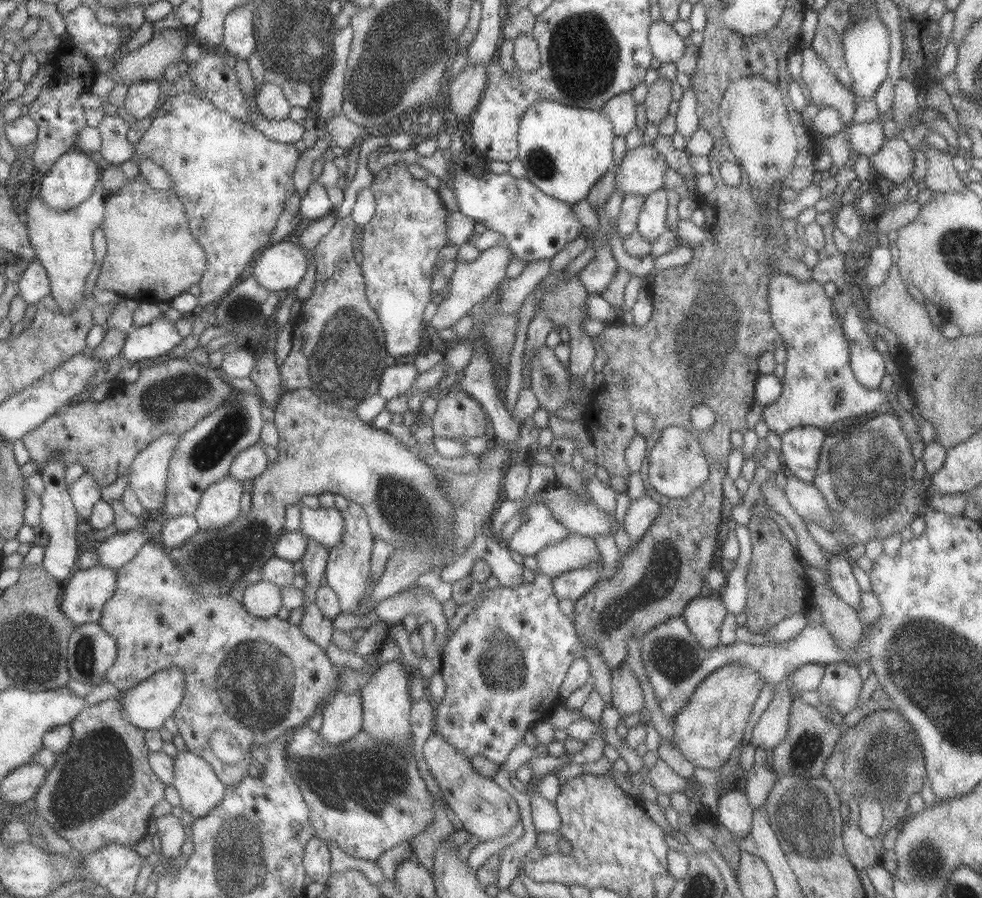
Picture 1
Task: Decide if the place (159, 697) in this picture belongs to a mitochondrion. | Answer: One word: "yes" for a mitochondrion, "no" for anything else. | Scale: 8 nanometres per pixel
no

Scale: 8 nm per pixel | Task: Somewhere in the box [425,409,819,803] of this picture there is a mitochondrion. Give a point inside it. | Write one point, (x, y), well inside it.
(497, 648)

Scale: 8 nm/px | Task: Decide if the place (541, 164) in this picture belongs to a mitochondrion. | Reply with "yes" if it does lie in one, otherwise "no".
yes

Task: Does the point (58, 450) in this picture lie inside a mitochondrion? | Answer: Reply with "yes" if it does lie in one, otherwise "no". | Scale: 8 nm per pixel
no

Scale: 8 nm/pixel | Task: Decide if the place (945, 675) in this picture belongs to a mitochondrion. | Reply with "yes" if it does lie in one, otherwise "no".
yes

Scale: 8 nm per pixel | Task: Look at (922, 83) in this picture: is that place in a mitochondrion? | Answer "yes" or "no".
no

